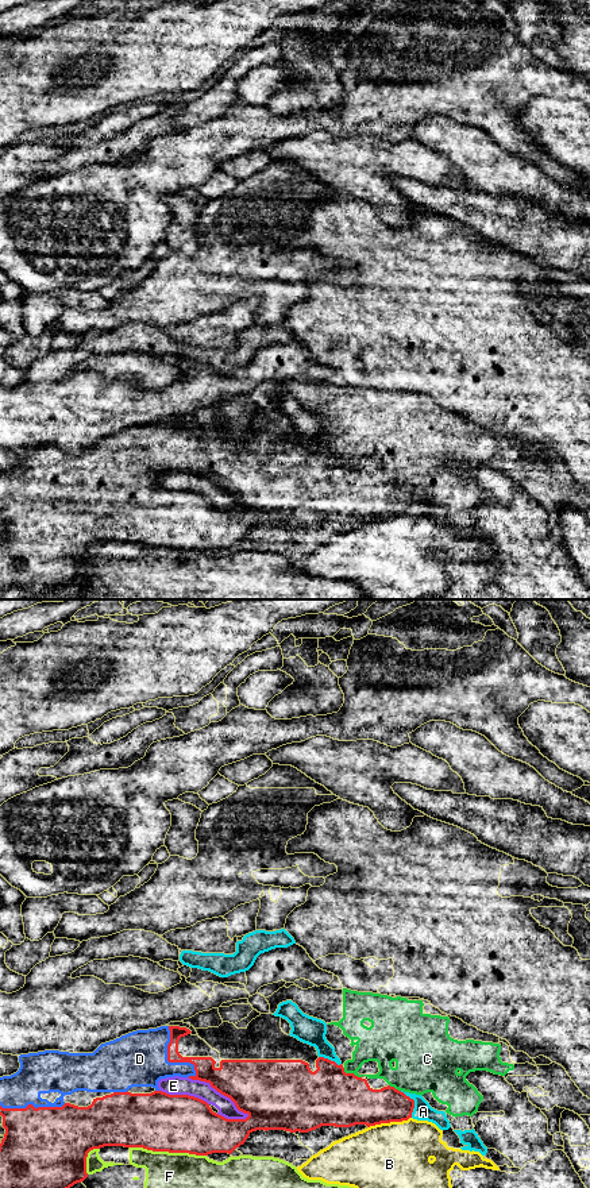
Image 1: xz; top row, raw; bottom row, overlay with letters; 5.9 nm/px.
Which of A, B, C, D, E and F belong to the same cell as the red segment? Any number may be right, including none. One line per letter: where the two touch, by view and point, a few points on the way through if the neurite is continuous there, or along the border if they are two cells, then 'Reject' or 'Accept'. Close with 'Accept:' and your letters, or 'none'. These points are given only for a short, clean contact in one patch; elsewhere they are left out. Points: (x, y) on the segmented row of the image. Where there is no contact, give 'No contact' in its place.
A: Touches red at xz (413, 1102). Reject
B: Touches red at xz (389, 1122). Reject
C: Touches red at xz (351, 1073). Accept
D: Touches red at xz (169, 1061). Accept
E: Touches red at xz (219, 1091). Reject
F: Touches red at xz (168, 1150). Reject
Accept: C, D

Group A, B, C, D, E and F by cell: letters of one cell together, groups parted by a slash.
A / B / C D / E / F

